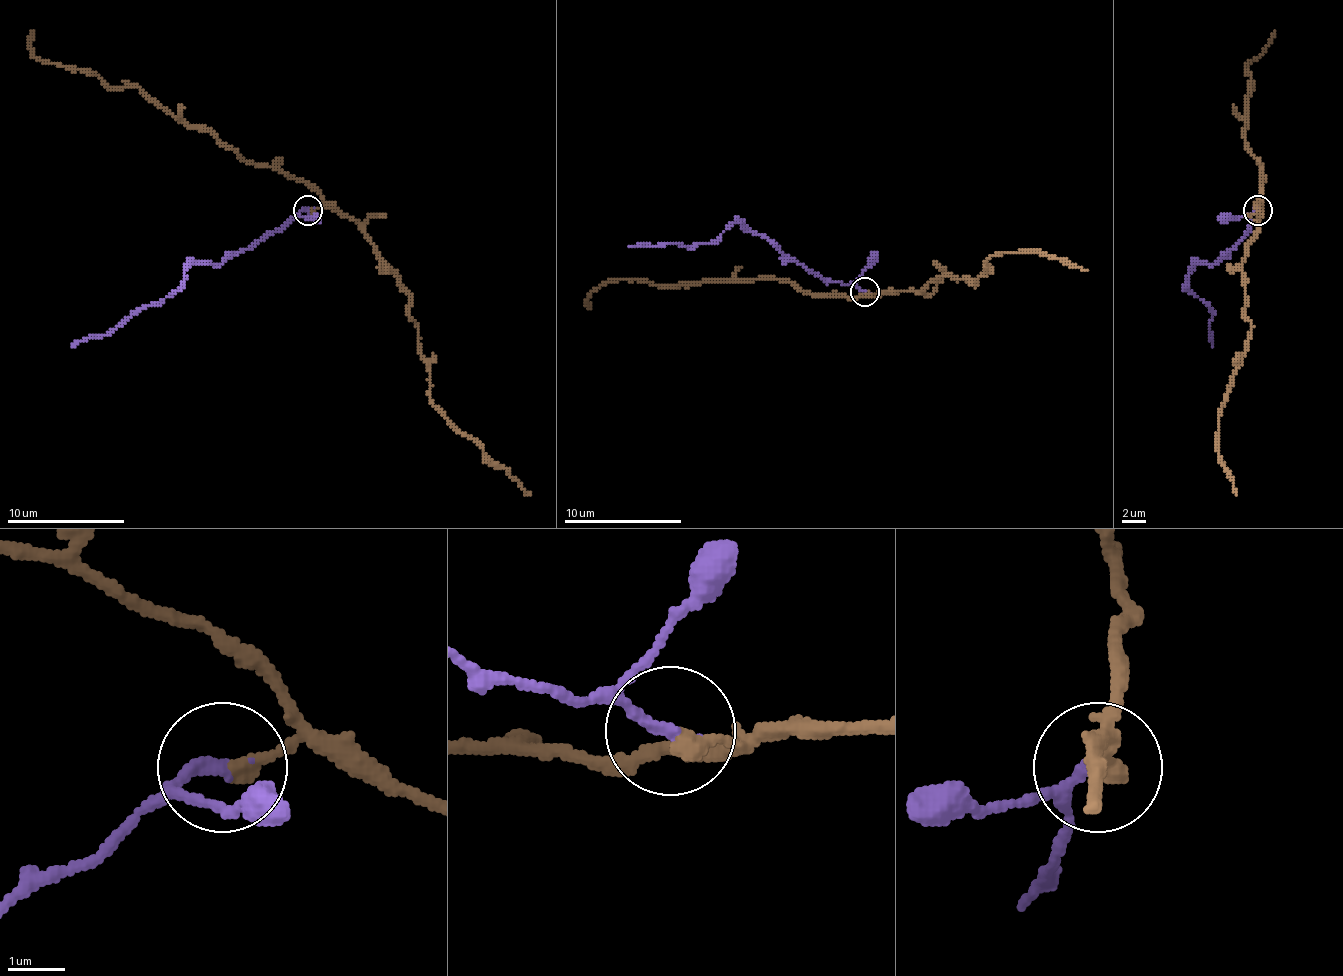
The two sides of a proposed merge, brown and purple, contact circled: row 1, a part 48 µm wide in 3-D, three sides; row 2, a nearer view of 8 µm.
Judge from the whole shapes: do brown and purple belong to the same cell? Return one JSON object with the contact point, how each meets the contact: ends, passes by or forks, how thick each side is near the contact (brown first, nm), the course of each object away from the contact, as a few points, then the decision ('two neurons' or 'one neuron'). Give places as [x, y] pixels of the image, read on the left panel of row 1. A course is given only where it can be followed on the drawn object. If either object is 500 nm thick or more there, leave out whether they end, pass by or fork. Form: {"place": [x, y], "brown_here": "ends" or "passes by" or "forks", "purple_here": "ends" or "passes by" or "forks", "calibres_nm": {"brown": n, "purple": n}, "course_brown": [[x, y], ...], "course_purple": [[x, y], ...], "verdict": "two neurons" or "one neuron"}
{"place": [308, 210], "brown_here": "ends", "purple_here": "ends", "calibres_nm": {"brown": 320, "purple": 200}, "course_brown": [[308, 211], [338, 208], [359, 226], [376, 258], [409, 296], [418, 350], [429, 370], [429, 400], [530, 495]], "course_purple": [[308, 211], [220, 264], [193, 264], [181, 288], [137, 308], [104, 335], [72, 347]], "verdict": "two neurons"}

